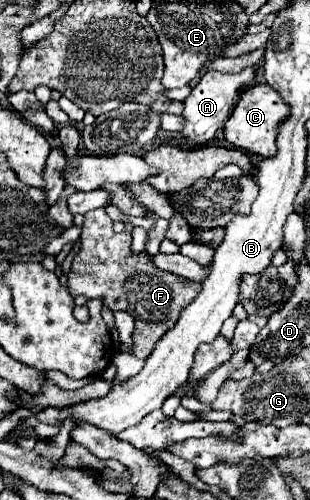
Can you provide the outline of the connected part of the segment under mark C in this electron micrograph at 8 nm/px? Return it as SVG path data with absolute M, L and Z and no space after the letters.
M256 83L252 87L246 87L242 95L238 97L238 103L234 105L234 113L230 113L230 119L224 125L224 139L246 151L260 157L274 157L276 155L276 127L282 123L288 115L288 107L280 99L280 95L266 83Z

